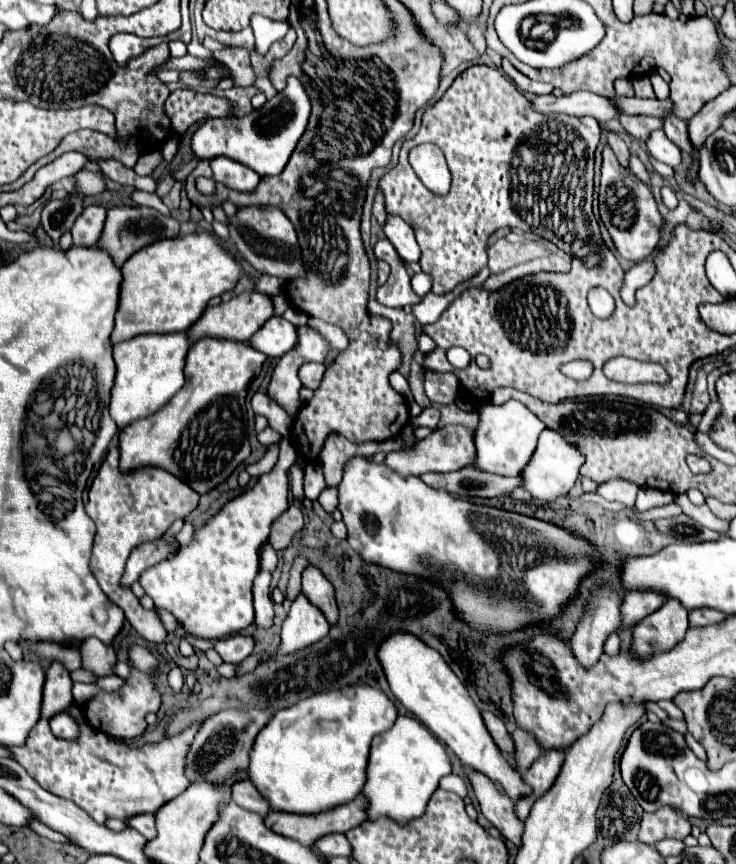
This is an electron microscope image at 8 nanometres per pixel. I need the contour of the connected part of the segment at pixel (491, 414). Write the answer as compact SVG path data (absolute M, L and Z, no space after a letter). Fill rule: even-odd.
M508 400L502 406L486 404L480 408L480 424L476 428L476 468L500 476L518 476L522 468L530 462L530 456L534 454L538 434L544 430L544 422L532 414L522 402Z

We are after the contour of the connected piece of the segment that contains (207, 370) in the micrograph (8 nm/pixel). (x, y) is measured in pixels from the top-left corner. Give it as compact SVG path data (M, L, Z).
M202 338L194 342L186 360L186 384L174 394L174 398L170 398L158 412L154 412L154 416L136 420L120 432L120 468L128 472L140 466L160 466L184 480L184 468L176 462L176 456L186 456L186 484L192 490L196 490L198 494L206 494L216 484L224 482L250 456L244 400L250 380L256 376L256 372L260 374L266 358L266 354L254 350L248 342L222 338Z

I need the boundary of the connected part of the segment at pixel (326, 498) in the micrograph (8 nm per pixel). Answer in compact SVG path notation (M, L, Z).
M326 488L326 490L320 494L318 502L322 504L322 508L324 508L328 514L332 514L332 512L336 510L336 506L338 506L338 492L336 492L336 488Z

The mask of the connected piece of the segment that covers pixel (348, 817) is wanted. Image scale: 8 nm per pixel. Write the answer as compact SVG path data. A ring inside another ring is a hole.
M356 796L354 800L322 812L318 816L294 816L290 812L270 812L266 826L276 834L290 836L300 844L314 844L320 836L334 832L348 832L366 820L366 796Z

